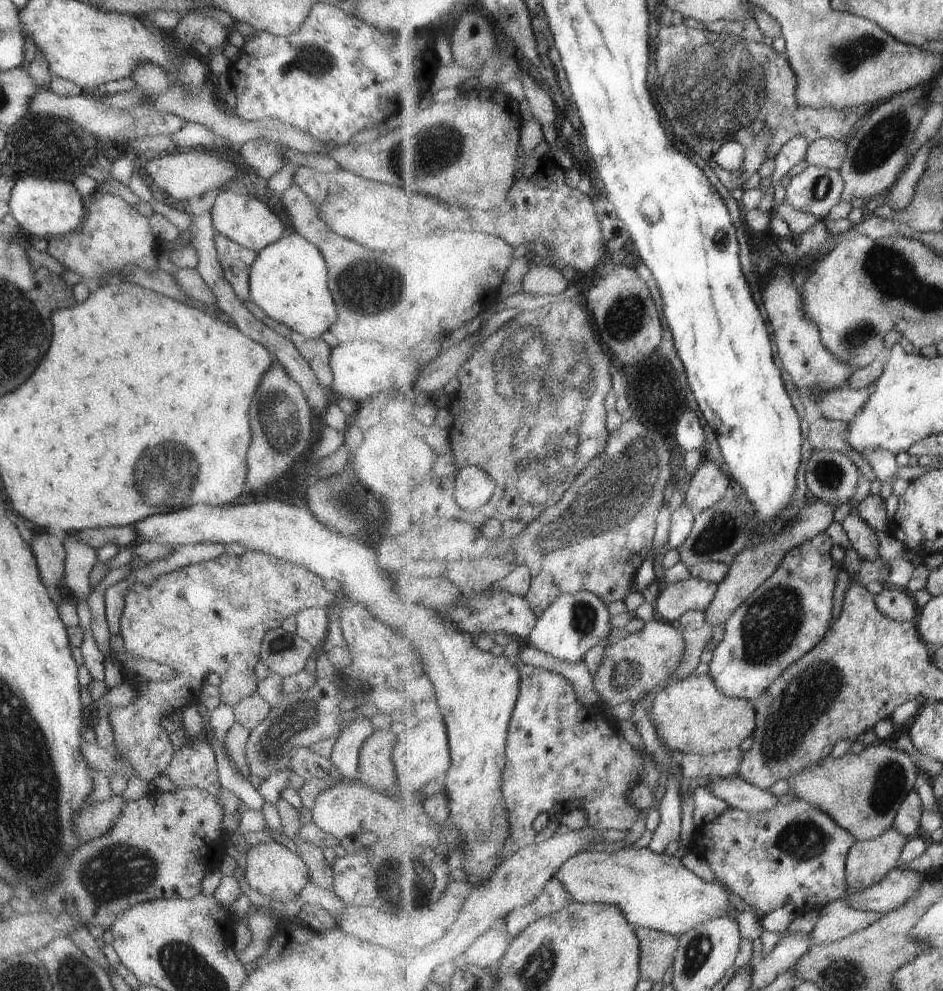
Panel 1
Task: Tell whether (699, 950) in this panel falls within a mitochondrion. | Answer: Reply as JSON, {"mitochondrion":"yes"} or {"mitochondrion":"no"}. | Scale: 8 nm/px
{"mitochondrion":"yes"}

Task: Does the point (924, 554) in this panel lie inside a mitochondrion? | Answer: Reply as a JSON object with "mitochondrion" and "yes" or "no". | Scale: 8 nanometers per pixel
{"mitochondrion":"no"}

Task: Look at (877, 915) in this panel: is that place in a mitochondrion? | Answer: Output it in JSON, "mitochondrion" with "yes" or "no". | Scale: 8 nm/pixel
{"mitochondrion":"no"}

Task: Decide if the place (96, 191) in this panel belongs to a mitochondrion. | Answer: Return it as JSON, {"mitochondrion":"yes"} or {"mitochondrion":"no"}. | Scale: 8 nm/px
{"mitochondrion":"no"}

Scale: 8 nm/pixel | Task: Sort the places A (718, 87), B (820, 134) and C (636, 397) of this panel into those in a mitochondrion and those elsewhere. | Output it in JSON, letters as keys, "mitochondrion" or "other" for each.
{"A":"mitochondrion","B":"other","C":"other"}

